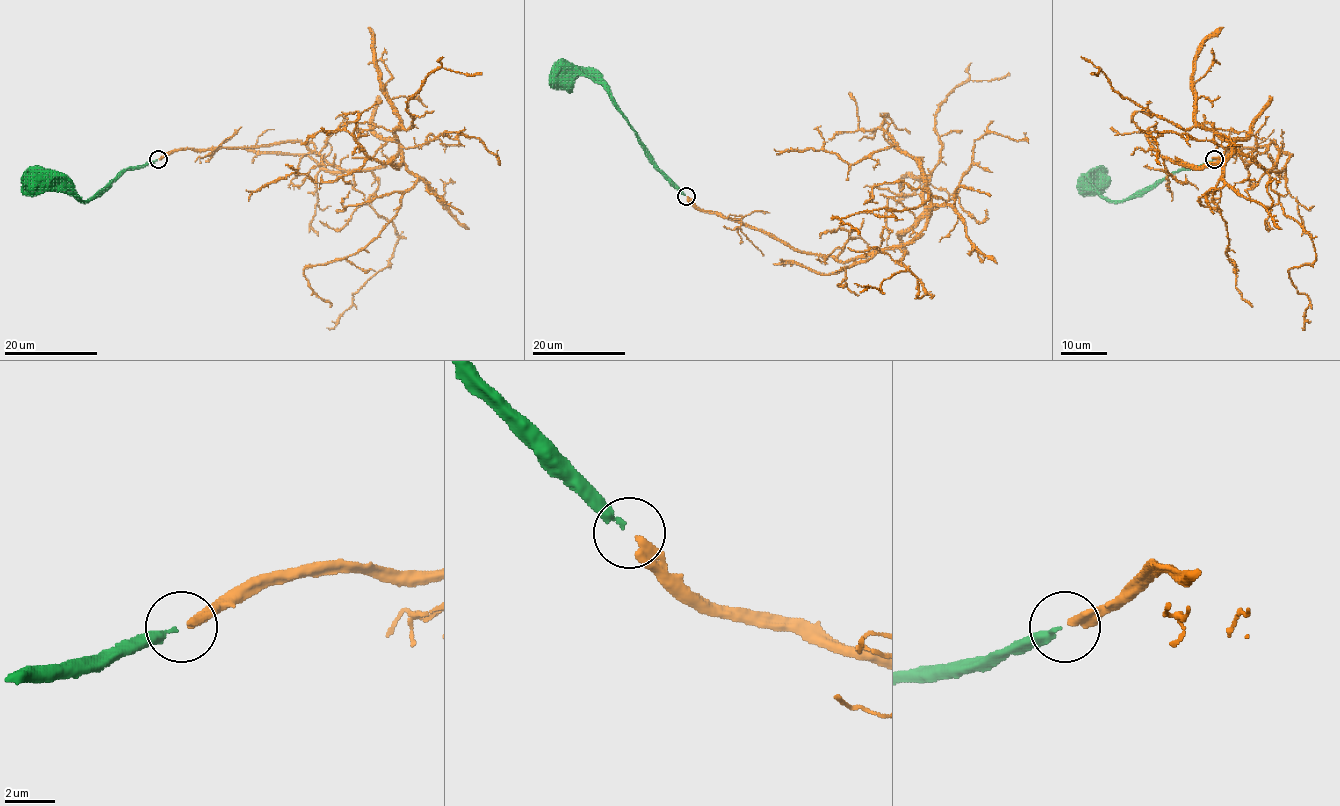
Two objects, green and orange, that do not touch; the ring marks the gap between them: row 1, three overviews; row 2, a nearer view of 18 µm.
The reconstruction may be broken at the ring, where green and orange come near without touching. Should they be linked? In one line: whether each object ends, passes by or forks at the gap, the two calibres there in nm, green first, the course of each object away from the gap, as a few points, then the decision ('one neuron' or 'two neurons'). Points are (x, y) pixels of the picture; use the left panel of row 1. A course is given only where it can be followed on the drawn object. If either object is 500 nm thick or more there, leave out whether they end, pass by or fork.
green ends; orange ends; calibres 220 and 380 nm; course green (157, 159), (129, 167), (90, 200), (77, 200), (56, 190), (41, 190), (36, 181); course orange (159, 159), (303, 142), (374, 170), (399, 152), (417, 179), (395, 217), (304, 270), (330, 307); one neuron

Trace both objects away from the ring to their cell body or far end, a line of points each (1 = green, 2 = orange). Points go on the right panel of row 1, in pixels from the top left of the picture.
1: (1213, 159), (1183, 167), (1124, 200), (1106, 200), (1092, 190), (1090, 181)
2: (1214, 159), (1270, 142), (1279, 150), (1269, 170), (1235, 152), (1213, 195), (1235, 288), (1252, 307)

